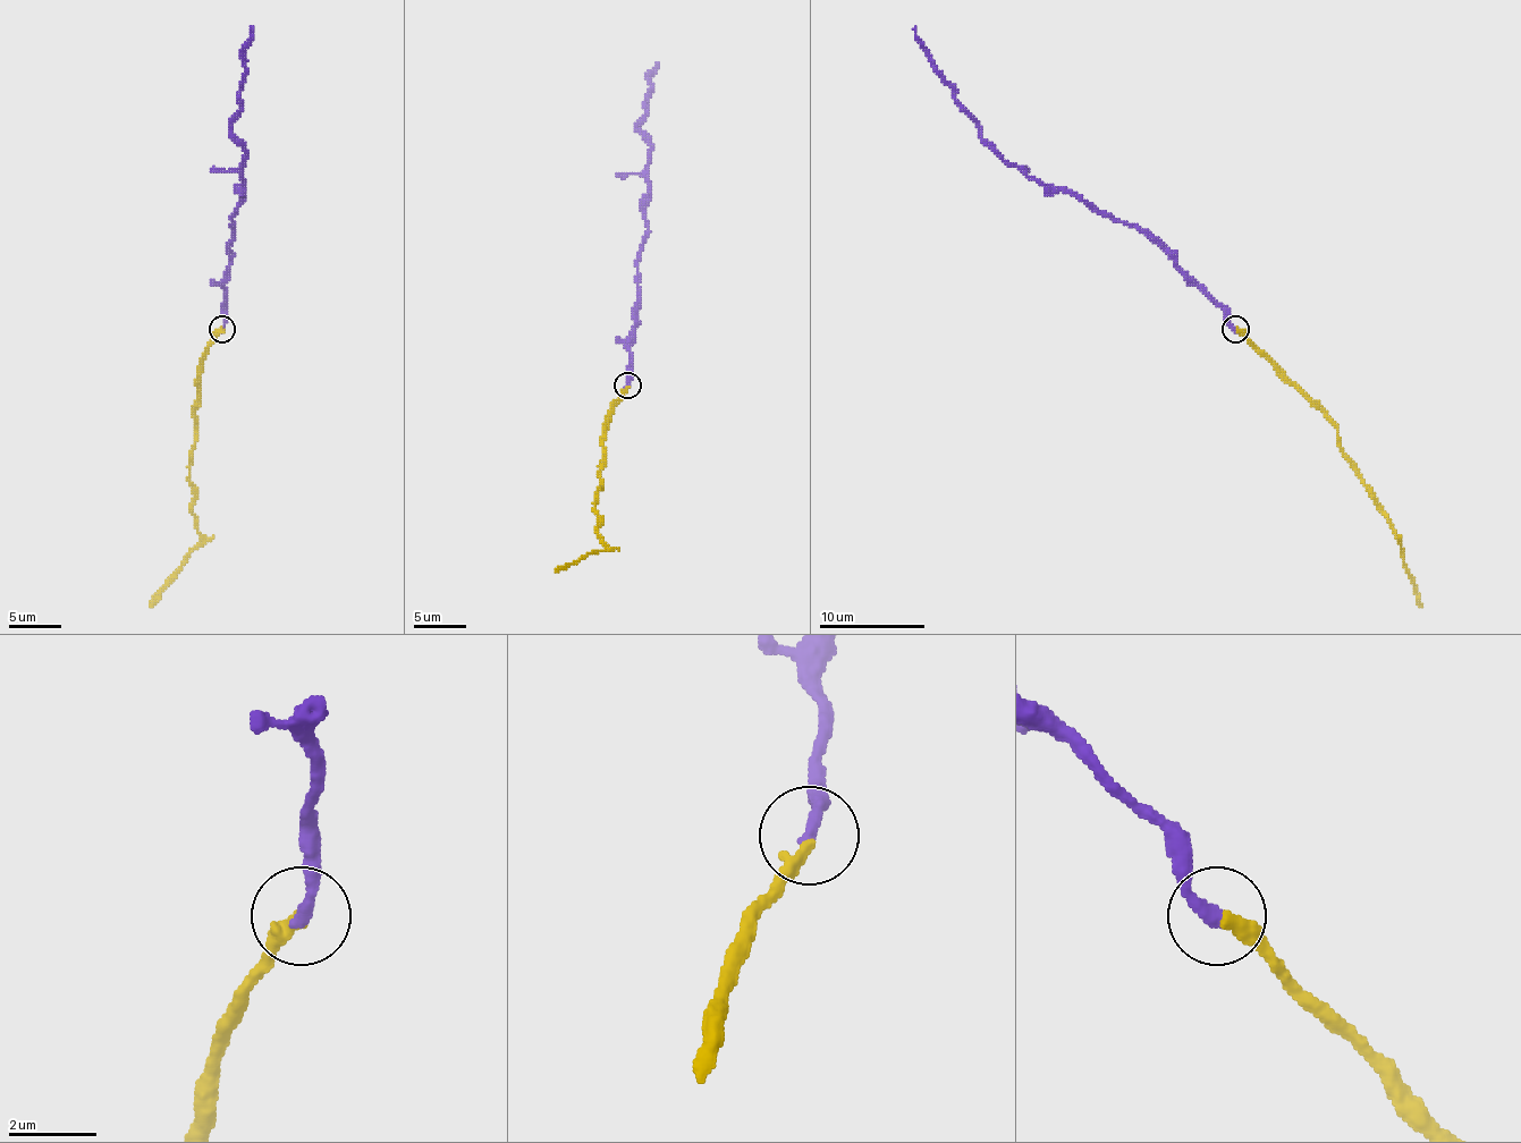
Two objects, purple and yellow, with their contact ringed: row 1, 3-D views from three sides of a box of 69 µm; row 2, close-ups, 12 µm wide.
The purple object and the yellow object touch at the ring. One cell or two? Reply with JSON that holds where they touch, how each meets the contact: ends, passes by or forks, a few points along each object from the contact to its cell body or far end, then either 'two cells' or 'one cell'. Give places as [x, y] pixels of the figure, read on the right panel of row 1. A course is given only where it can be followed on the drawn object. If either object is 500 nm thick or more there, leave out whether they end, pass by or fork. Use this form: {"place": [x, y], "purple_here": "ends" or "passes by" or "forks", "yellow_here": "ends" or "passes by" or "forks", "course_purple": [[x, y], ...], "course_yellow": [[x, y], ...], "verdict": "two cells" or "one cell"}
{"place": [1235, 329], "purple_here": "ends", "yellow_here": "ends", "course_purple": [[1234, 330], [1230, 316], [1140, 229], [1029, 179], [995, 150], [955, 98], [915, 26]], "course_yellow": [[1238, 330], [1337, 430], [1337, 446], [1399, 541], [1422, 607]], "verdict": "one cell"}

